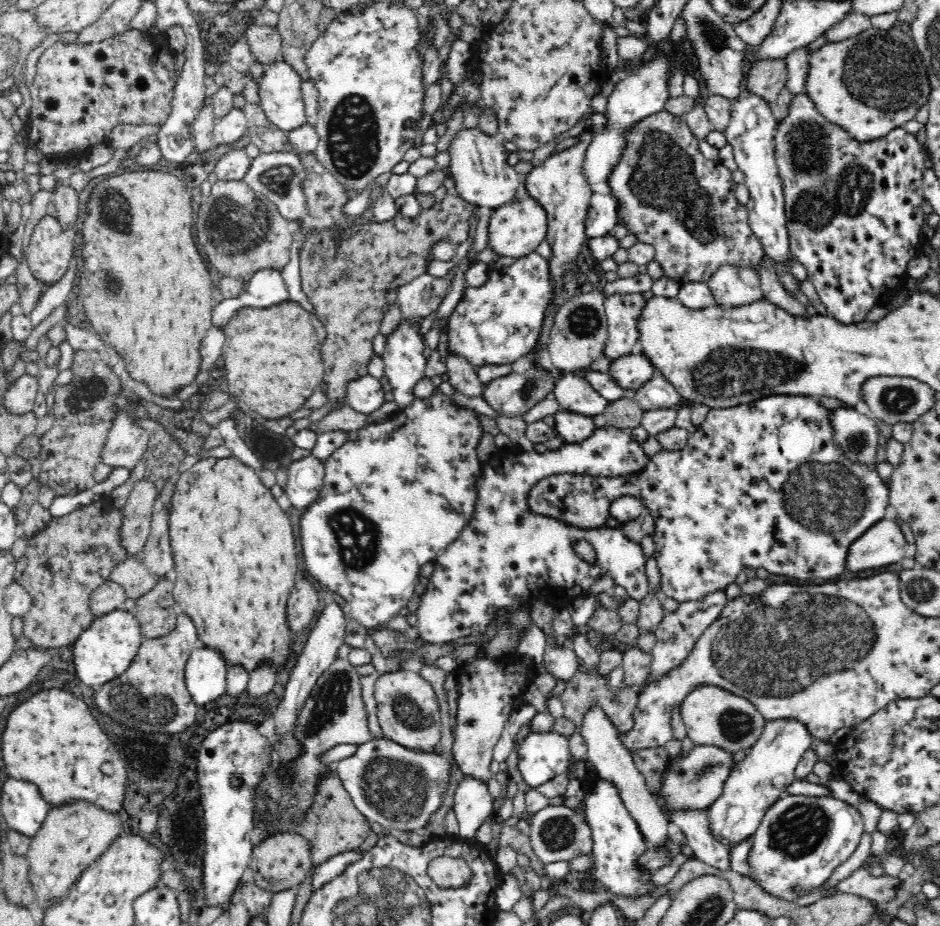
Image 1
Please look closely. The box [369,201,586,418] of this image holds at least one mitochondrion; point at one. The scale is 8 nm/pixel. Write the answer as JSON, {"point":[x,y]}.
{"point":[530,386]}

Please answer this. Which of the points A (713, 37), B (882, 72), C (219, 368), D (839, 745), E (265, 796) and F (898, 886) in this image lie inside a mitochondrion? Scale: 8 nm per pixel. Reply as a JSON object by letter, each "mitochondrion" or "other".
{"A":"mitochondrion","B":"mitochondrion","C":"other","D":"other","E":"mitochondrion","F":"other"}

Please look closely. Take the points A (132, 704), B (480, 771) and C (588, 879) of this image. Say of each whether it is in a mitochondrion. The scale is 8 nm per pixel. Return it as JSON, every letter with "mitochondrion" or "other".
{"A":"mitochondrion","B":"other","C":"other"}

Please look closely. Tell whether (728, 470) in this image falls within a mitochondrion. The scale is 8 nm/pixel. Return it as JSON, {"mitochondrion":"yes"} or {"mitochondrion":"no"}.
{"mitochondrion":"no"}

